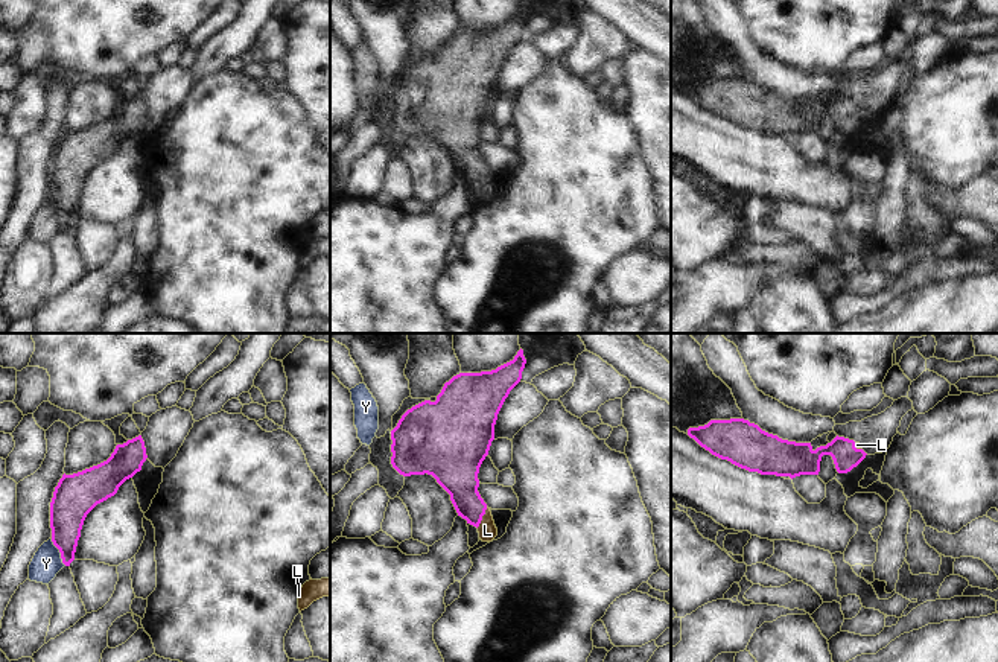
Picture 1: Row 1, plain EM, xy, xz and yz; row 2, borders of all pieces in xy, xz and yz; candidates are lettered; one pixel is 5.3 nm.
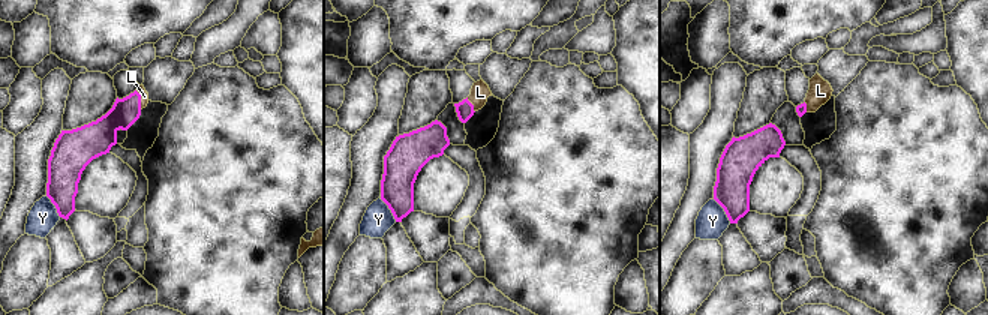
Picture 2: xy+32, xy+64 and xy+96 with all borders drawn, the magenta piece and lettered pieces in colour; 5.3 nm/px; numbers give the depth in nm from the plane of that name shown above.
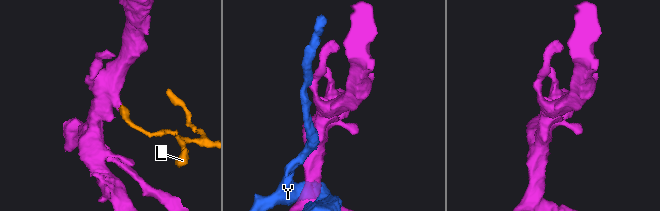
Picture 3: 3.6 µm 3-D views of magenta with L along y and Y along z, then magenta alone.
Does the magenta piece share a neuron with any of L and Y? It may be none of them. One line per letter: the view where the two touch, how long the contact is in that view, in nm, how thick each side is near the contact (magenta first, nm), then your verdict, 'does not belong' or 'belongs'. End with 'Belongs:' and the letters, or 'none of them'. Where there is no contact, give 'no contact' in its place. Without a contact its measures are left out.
L: contact in xz; length 130 nm; calibres 200 and 100 nm; belongs
Y: contact in xy; length 170 nm; calibres 200 and 160 nm; does not belong
Belongs: L

